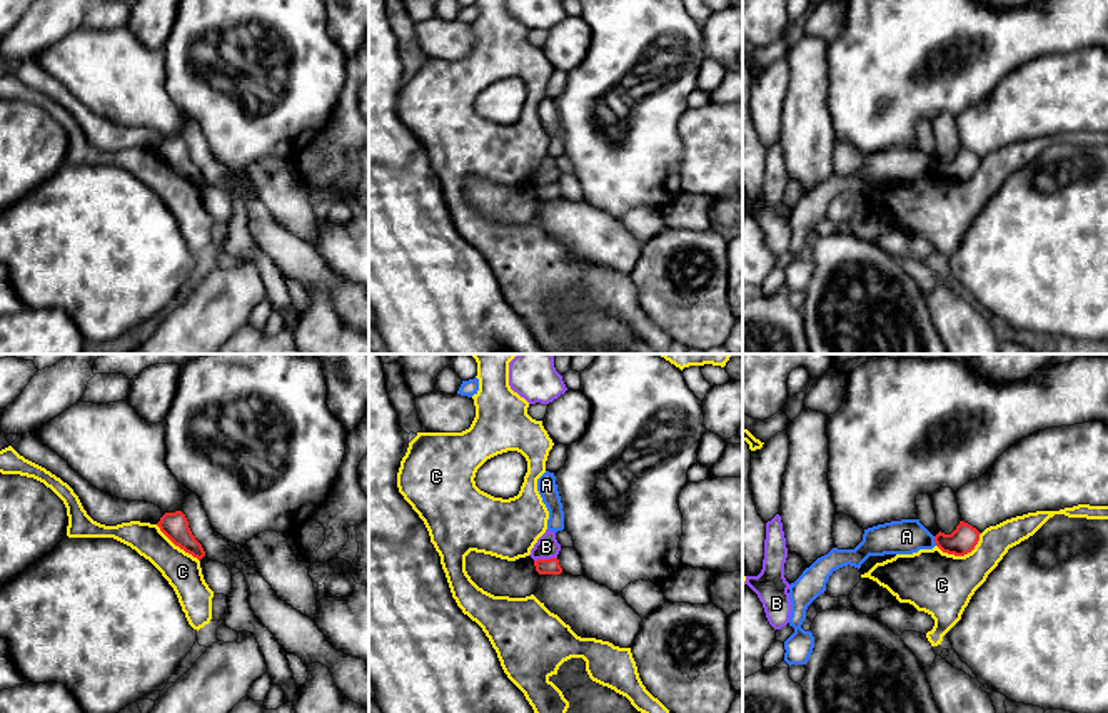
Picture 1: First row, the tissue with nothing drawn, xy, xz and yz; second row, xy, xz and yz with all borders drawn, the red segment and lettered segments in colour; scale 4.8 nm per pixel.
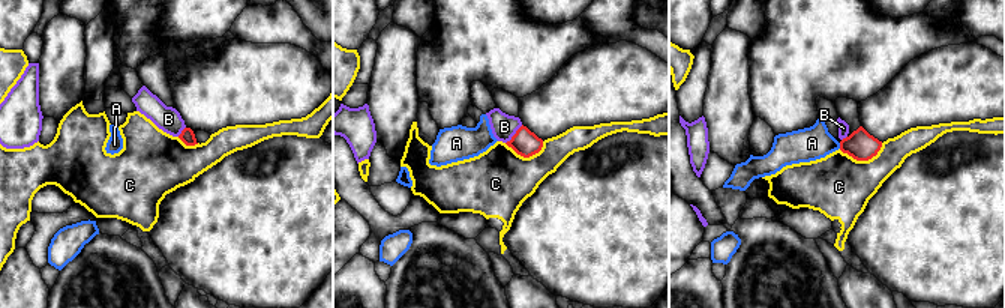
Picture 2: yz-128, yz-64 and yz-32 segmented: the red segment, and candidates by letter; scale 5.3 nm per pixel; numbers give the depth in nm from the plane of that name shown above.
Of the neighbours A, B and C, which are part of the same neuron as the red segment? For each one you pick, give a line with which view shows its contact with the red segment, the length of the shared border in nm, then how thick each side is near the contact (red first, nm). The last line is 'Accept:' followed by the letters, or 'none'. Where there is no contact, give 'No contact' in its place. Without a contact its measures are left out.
Accept: none

